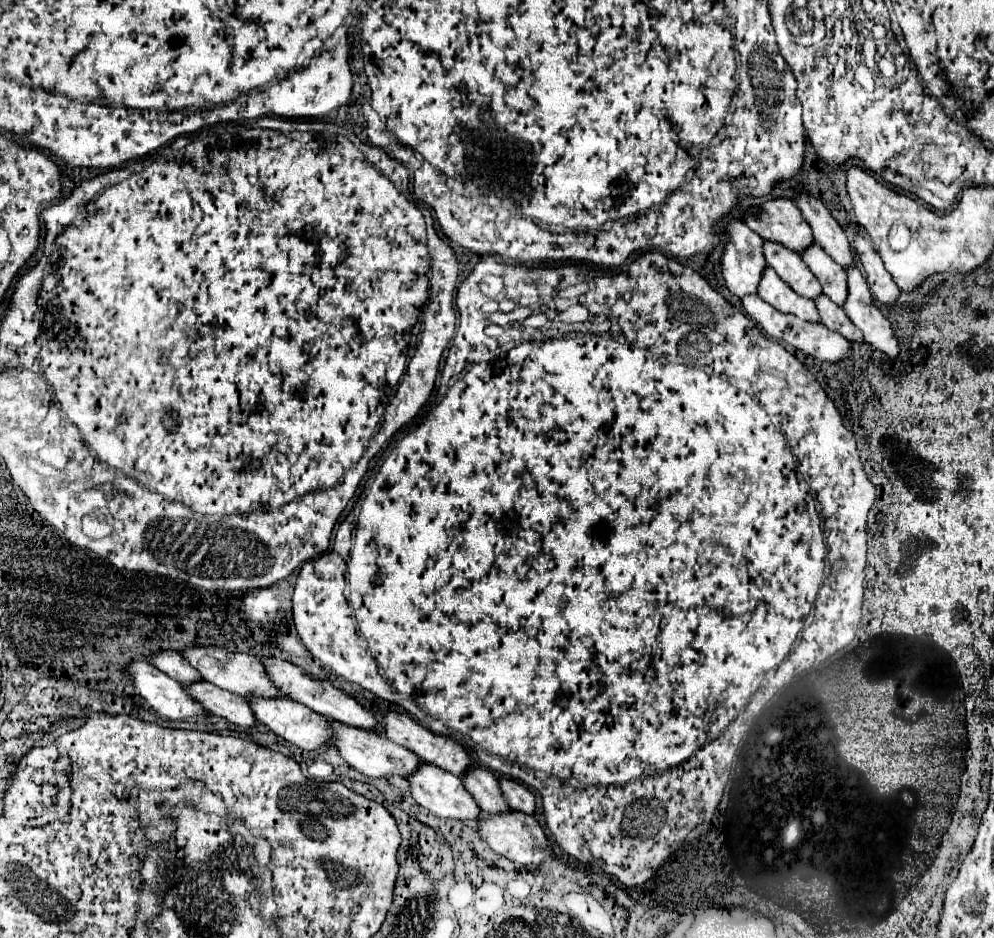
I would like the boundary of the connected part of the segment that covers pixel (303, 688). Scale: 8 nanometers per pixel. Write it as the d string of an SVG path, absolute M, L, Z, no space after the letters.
M261 656L259 658L261 662L265 662L265 672L269 674L269 678L273 678L273 682L279 686L279 690L285 690L285 694L305 706L309 706L313 712L329 718L329 720L337 720L337 722L343 722L347 726L359 726L359 728L367 728L367 730L373 730L377 726L377 718L367 712L357 700L353 700L351 696L343 694L341 690L337 690L333 684L329 684L327 680L319 680L319 678L313 678L311 674L307 674L303 668L287 662L287 660L281 660L281 658L273 658L273 656Z

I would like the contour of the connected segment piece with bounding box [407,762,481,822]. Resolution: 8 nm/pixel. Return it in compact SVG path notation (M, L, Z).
M423 762L421 770L417 770L417 774L409 774L409 792L413 796L413 800L431 810L435 816L441 818L455 818L455 820L477 820L479 818L479 806L477 802L471 798L471 794L463 788L461 778L449 774L447 770L437 770L437 766L433 766L431 762Z

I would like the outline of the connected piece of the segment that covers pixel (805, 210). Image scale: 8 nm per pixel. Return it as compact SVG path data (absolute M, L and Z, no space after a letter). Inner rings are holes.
M807 192L797 194L795 204L801 210L803 218L807 220L807 224L811 226L815 242L835 262L839 262L843 268L853 264L853 254L851 254L851 248L849 248L849 240L847 240L843 228L835 222L831 212L827 210L827 206L819 198L815 198Z

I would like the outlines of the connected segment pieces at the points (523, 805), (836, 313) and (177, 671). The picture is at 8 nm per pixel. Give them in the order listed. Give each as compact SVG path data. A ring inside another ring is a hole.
M499 778L499 786L503 792L503 798L507 800L511 810L517 812L525 812L525 814L533 814L535 810L535 796L531 790L527 790L523 784L519 784L513 778Z
M819 294L815 298L815 306L819 310L819 318L821 322L833 330L843 334L847 340L855 340L855 342L863 342L863 334L861 330L857 330L857 326L853 326L853 322L847 318L845 310L841 306L837 306L831 298L827 298L825 294Z
M155 650L149 656L149 664L157 666L157 670L161 670L163 674L167 674L169 678L181 682L181 684L189 684L199 680L201 676L197 674L197 670L193 670L179 652L175 650Z

